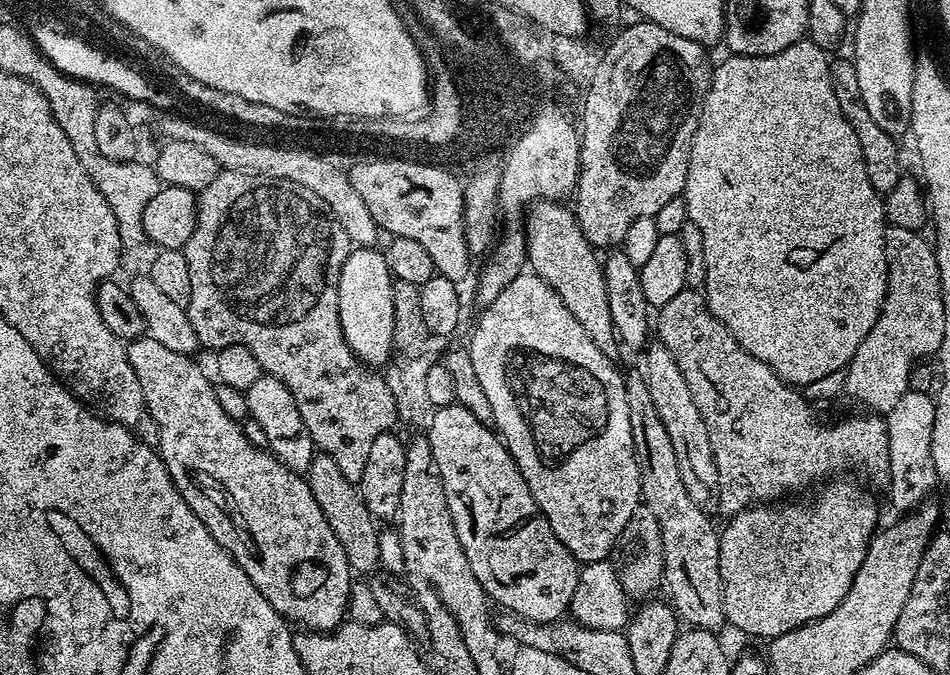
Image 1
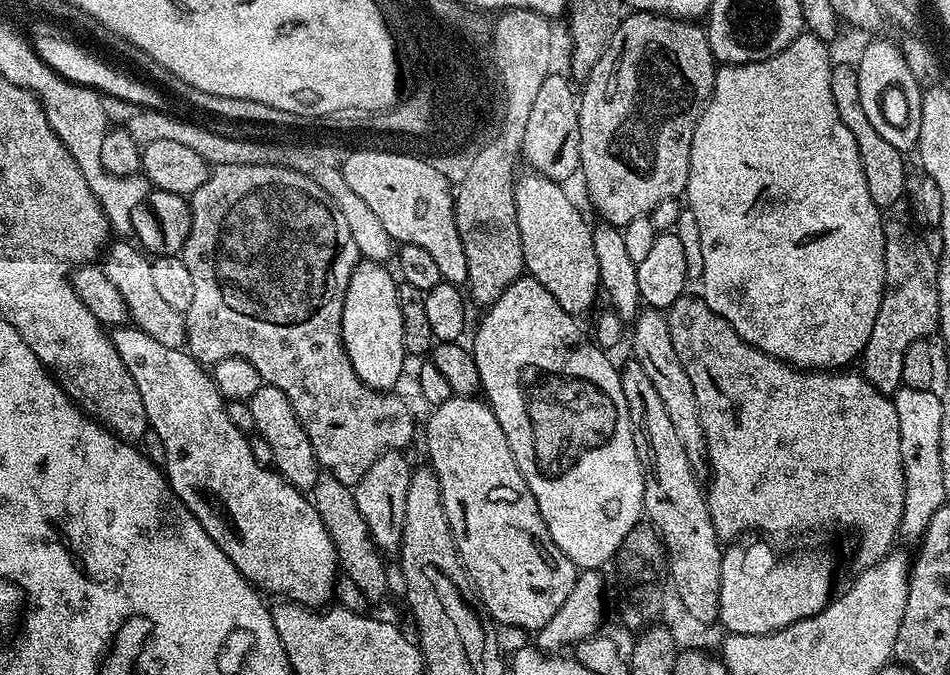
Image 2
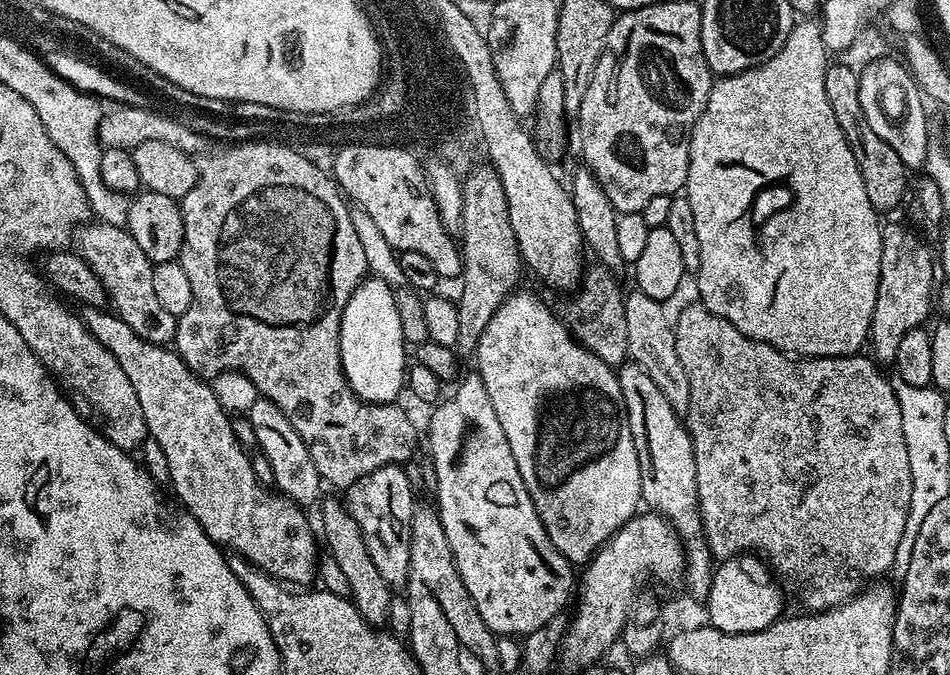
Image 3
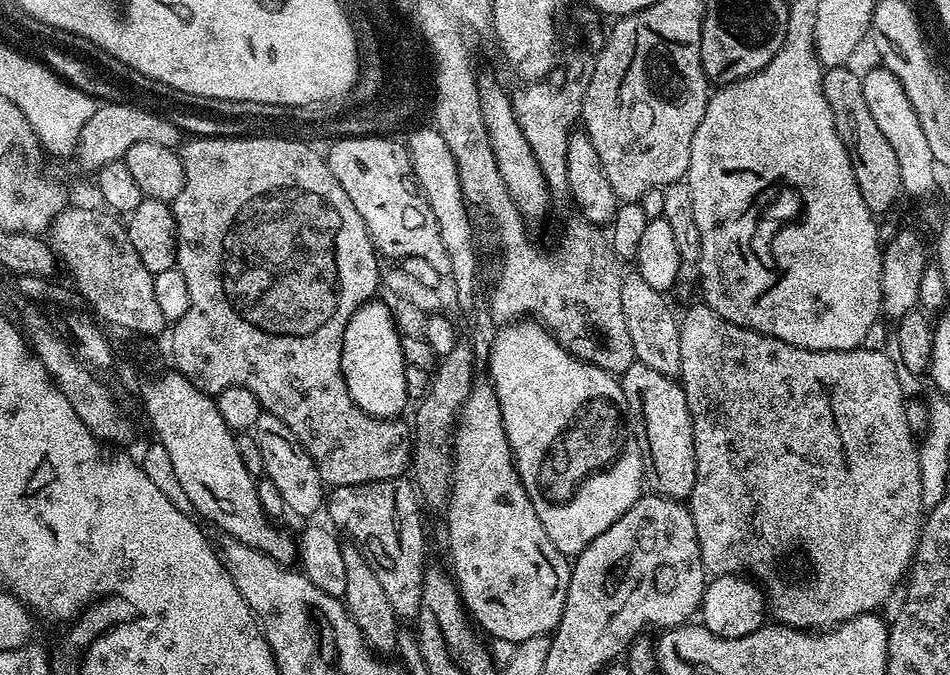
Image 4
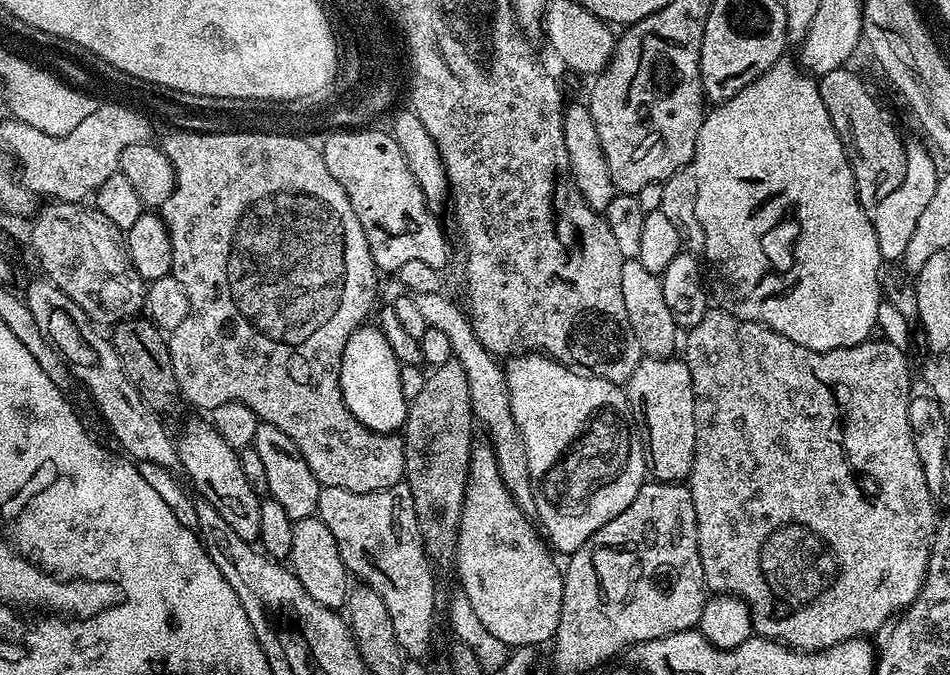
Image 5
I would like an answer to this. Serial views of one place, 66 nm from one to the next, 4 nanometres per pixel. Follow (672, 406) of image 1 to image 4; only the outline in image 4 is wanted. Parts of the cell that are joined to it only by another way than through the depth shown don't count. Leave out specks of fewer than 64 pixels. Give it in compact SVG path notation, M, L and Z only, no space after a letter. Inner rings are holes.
M635 272L621 279L622 310L629 327L630 340L633 343L637 363L648 365L660 374L677 377L681 368L681 336L677 317L673 316L665 299L667 297L643 281Z

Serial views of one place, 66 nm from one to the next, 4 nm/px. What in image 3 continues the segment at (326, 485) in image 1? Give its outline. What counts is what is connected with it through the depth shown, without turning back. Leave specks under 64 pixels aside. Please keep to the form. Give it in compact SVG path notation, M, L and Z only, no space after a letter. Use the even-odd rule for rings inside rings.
M336 499L337 501L326 500L319 505L319 508L321 507L320 524L324 527L322 540L323 543L324 540L328 543L327 555L332 556L334 562L338 562L338 567L350 581L350 599L358 610L358 614L362 614L362 618L367 624L387 625L388 608L394 602L393 589L386 582L386 578L382 578L382 574L378 574L378 566L374 566L374 558L370 558L370 550L366 550L366 538L362 538L362 530L358 530L358 522L354 522L347 507L339 499Z

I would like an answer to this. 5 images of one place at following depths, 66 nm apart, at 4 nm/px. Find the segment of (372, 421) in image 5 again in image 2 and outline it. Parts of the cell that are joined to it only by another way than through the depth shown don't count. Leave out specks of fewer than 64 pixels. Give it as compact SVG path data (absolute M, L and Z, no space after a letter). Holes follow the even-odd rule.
M364 260L357 264L350 274L350 282L344 299L340 333L344 339L344 349L354 366L354 374L368 388L381 390L395 389L395 384L402 380L403 360L406 355L402 342L402 310L398 306L398 280L387 272L384 264L375 264L372 260Z

